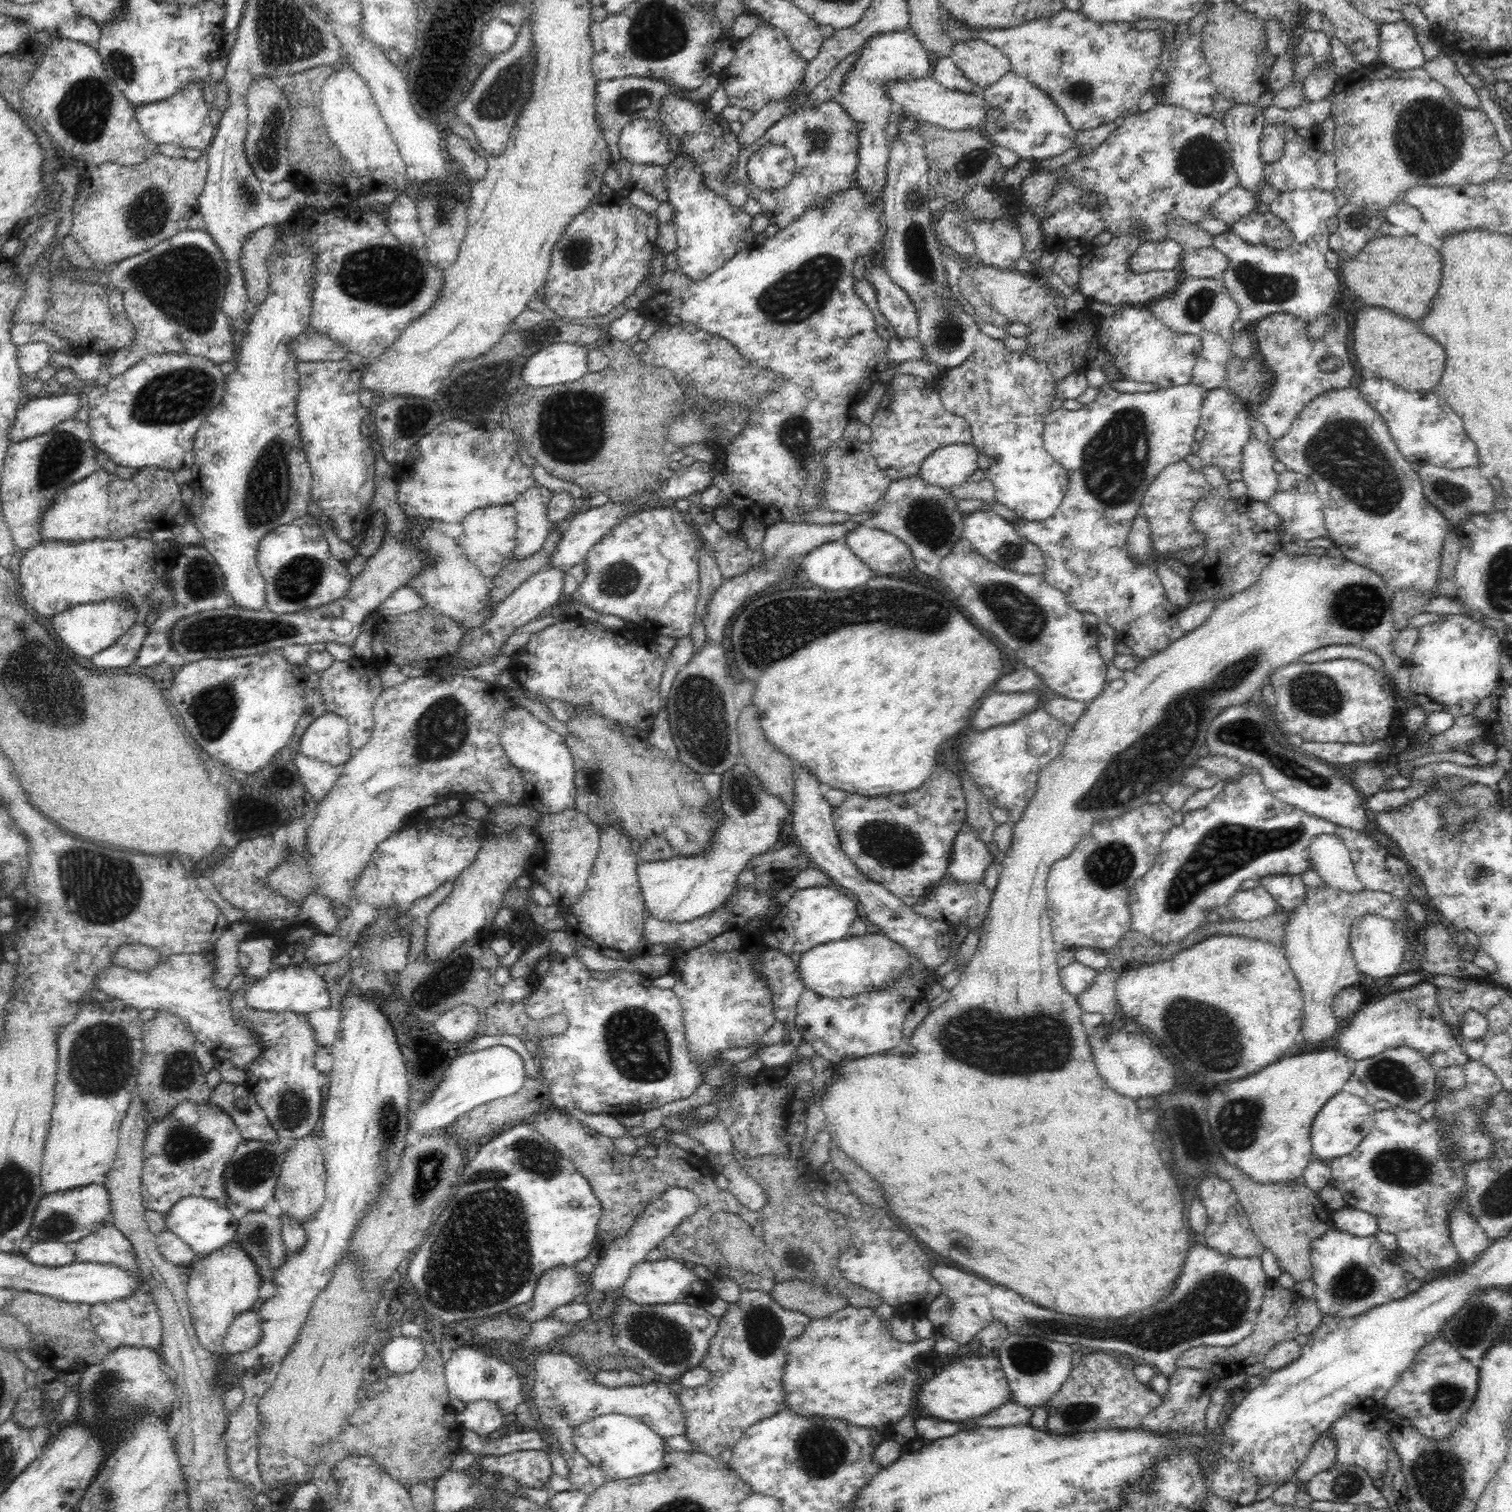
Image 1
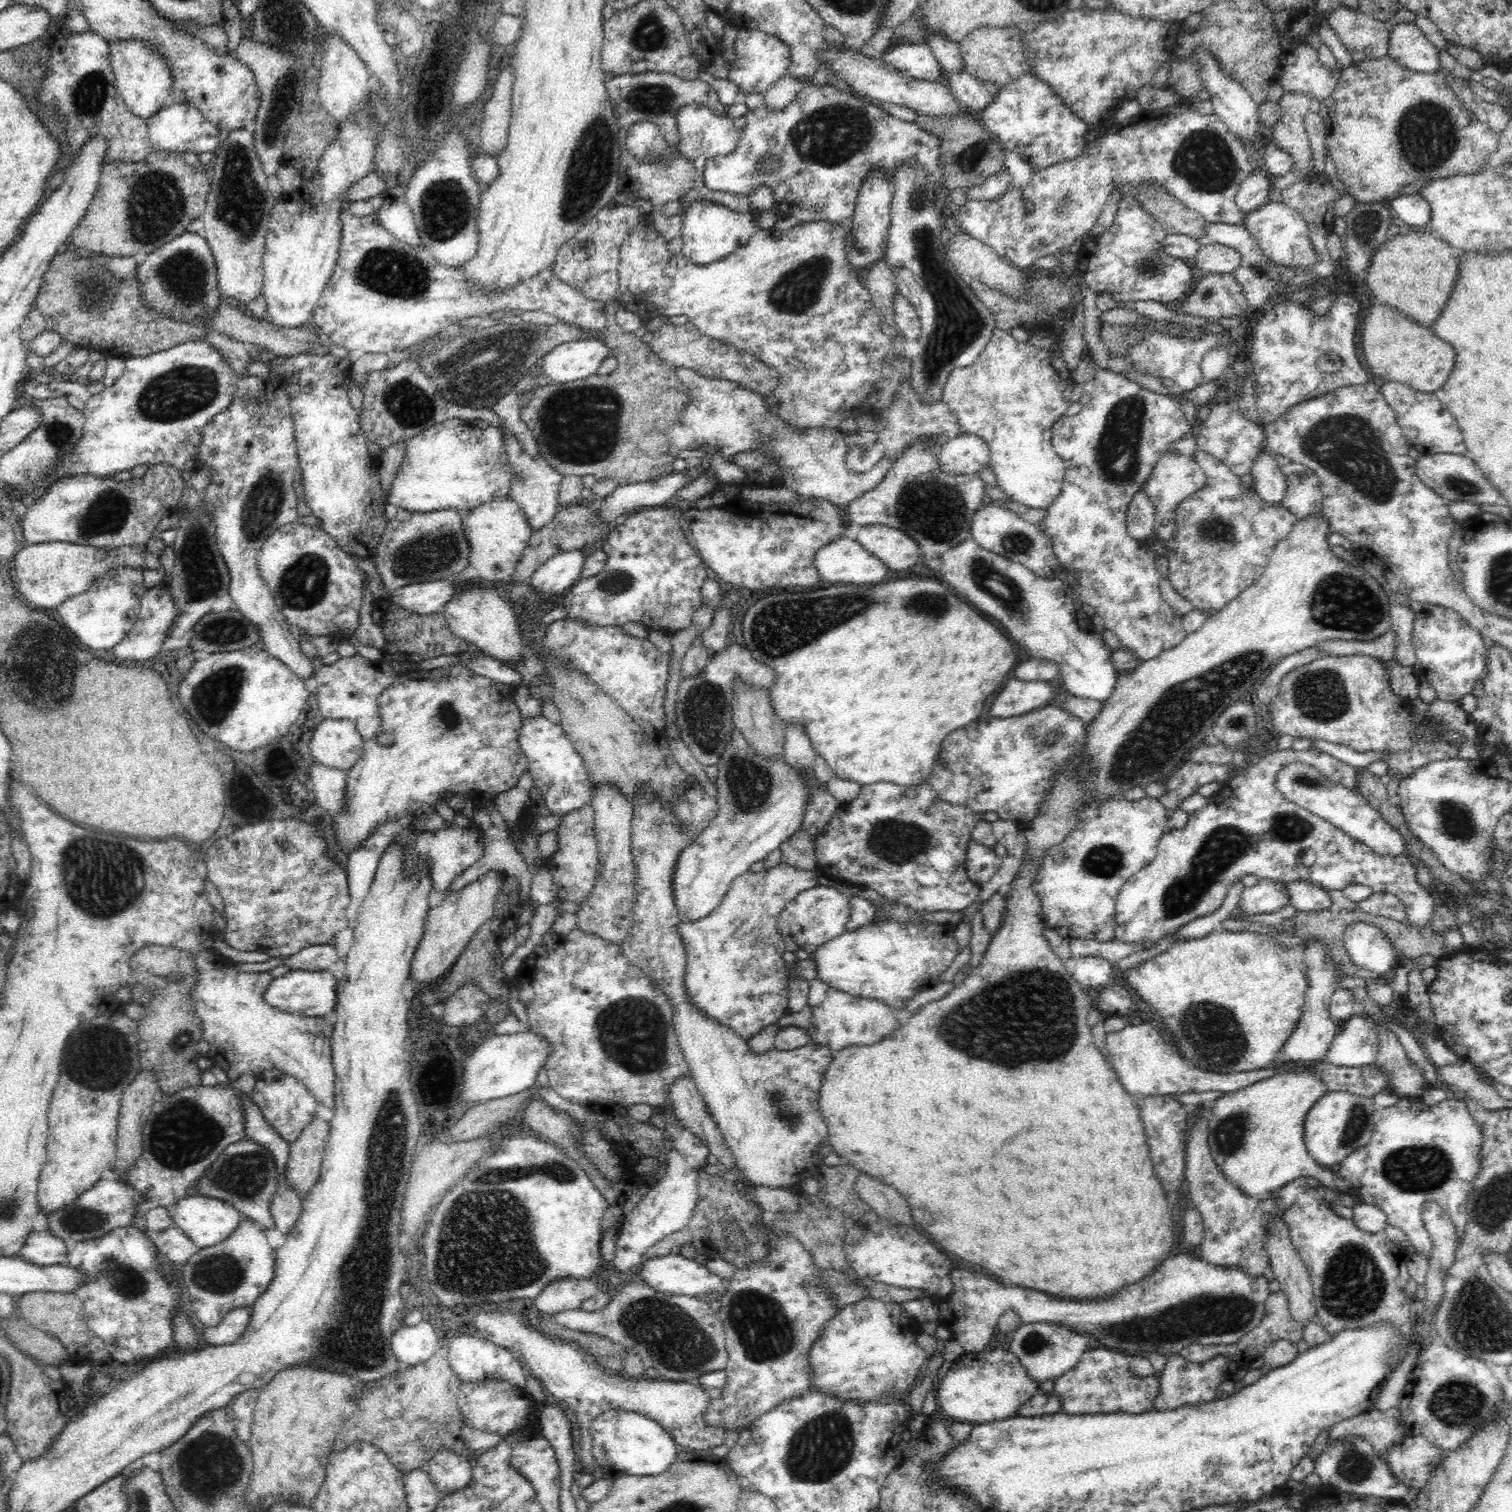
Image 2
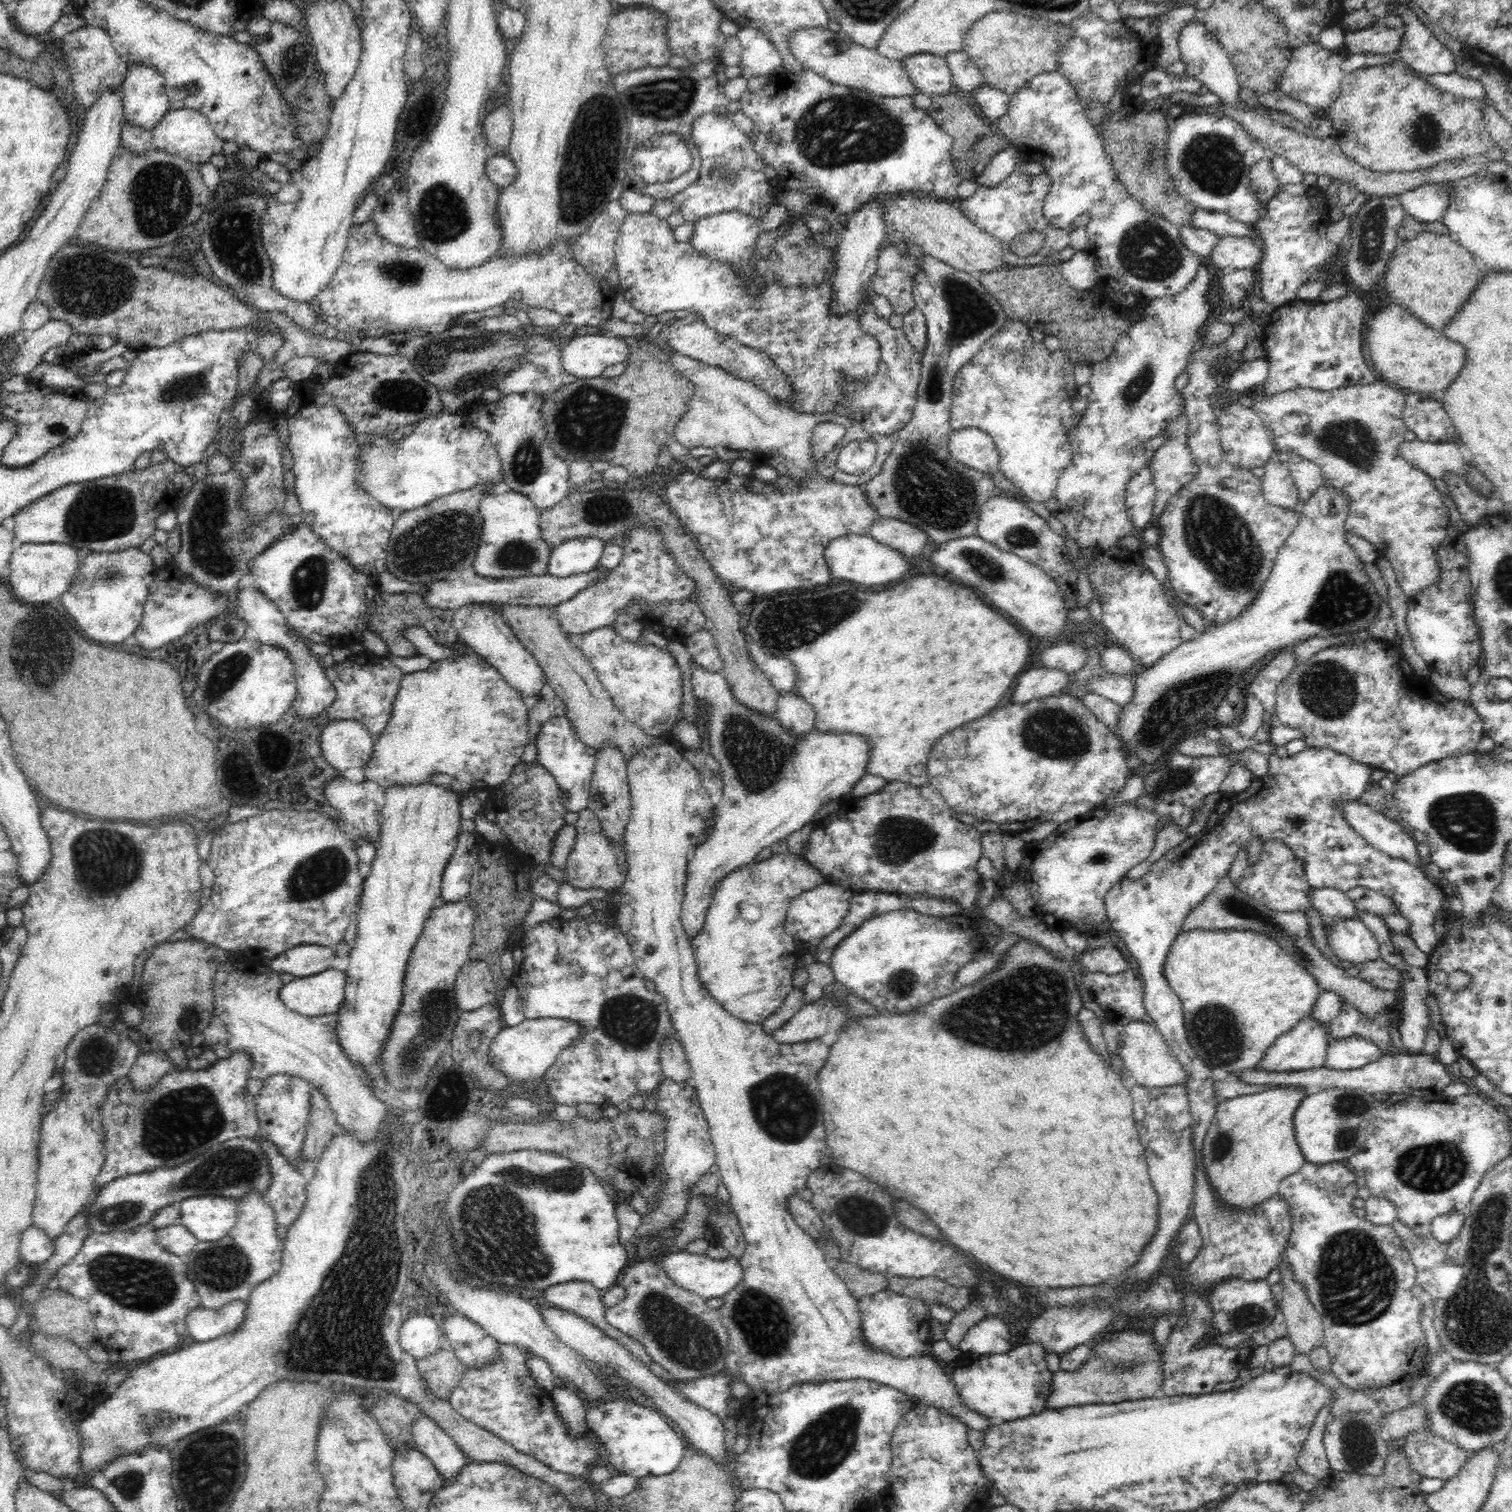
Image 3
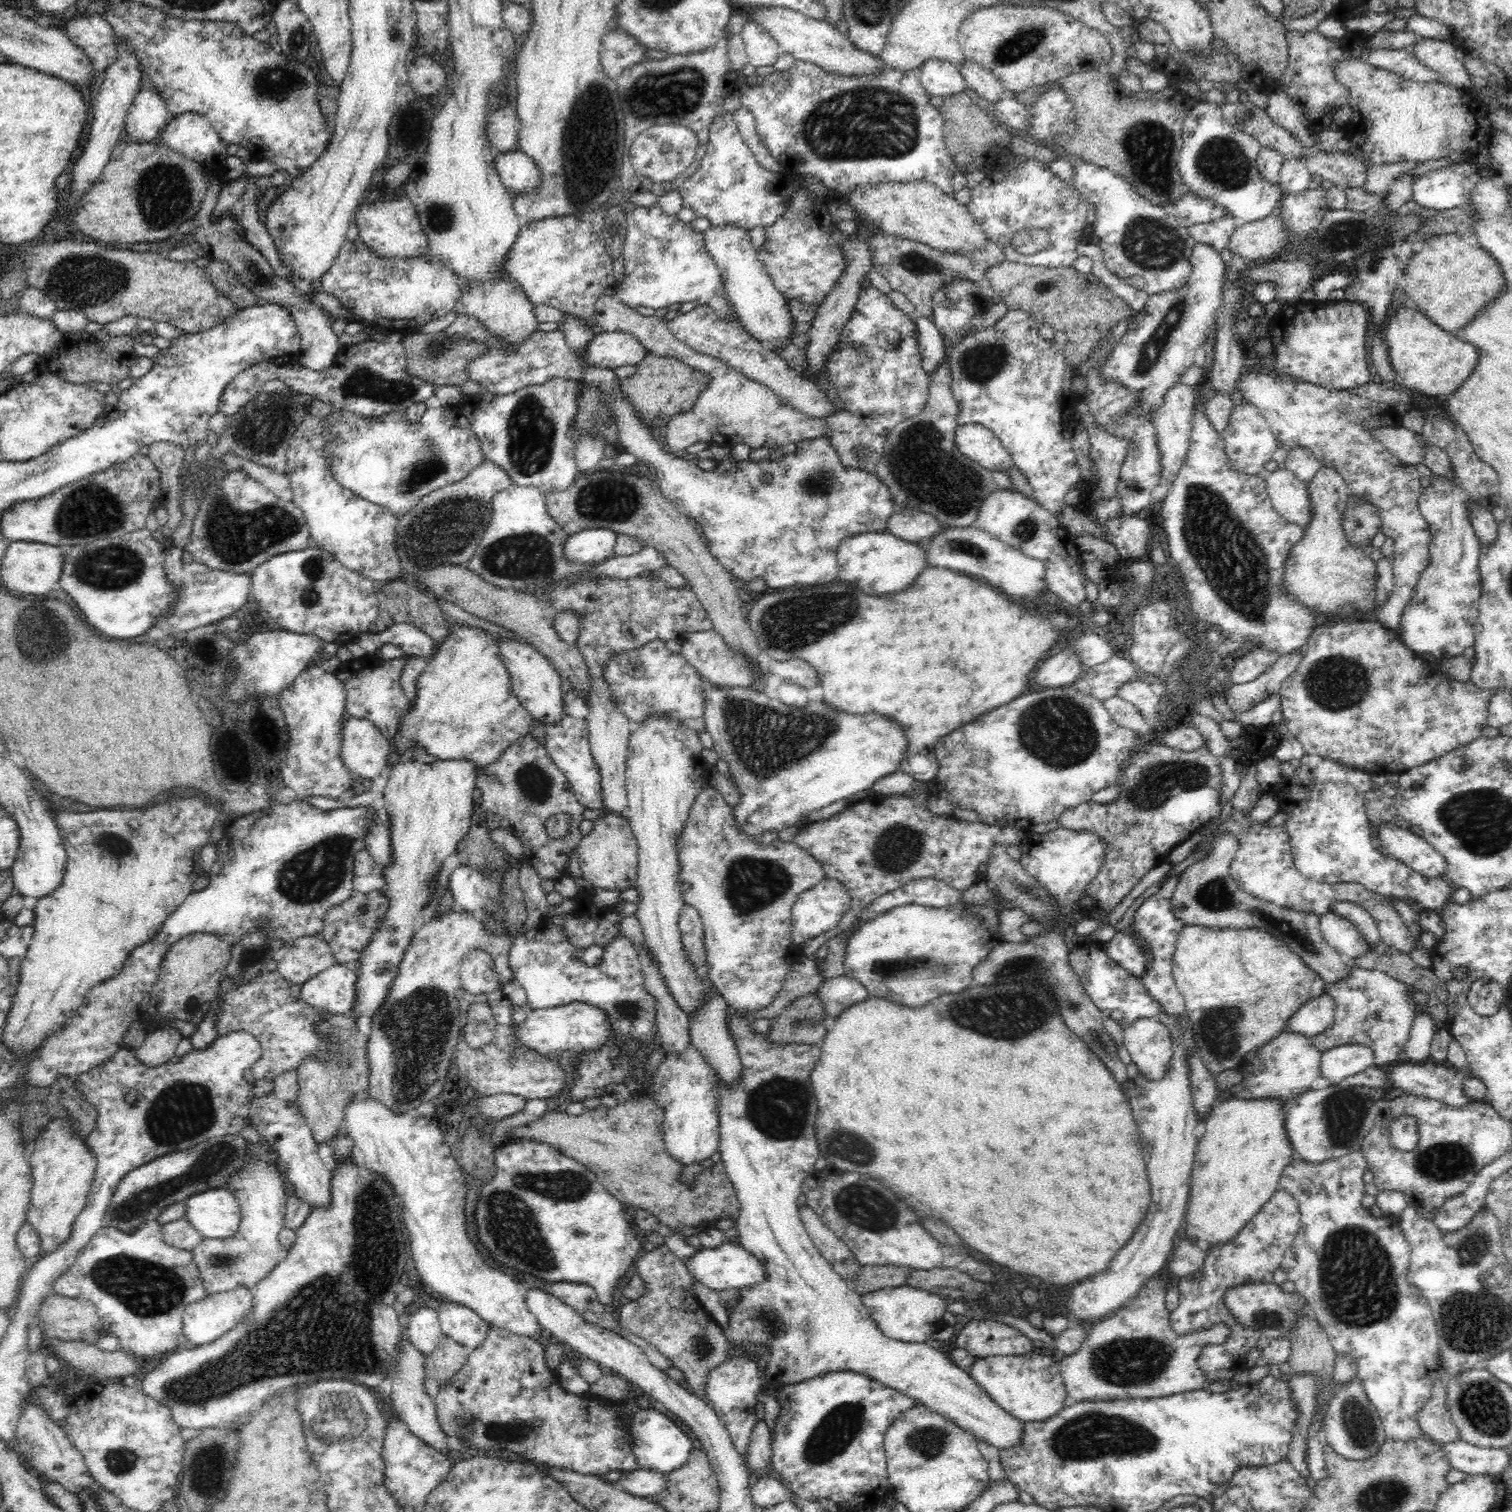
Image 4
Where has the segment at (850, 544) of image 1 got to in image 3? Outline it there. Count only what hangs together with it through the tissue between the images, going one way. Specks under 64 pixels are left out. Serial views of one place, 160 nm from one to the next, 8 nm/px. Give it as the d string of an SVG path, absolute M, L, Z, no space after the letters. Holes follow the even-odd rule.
M895 518L876 519L869 528L869 535L876 542L889 546L910 559L924 550L928 539L926 532L917 526Z

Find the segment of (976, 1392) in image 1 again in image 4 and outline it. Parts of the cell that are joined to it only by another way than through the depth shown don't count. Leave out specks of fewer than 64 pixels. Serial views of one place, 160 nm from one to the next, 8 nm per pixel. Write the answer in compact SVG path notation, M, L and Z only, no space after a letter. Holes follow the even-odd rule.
M1042 1354L977 1358L965 1371L1008 1415L1022 1422L1042 1422L1056 1416L1068 1404L1059 1362Z

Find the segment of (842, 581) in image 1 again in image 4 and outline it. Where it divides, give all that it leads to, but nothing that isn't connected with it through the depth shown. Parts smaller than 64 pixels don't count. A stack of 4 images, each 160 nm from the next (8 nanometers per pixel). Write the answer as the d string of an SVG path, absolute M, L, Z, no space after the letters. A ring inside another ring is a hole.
M886 532L856 533L841 540L836 553L836 582L854 582L866 594L883 595L905 591L928 566L925 544L906 542Z

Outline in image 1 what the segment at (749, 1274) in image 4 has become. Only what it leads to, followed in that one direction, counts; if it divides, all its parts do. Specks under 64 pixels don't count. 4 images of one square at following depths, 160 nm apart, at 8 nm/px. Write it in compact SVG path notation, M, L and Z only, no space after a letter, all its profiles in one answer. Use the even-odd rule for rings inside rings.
M646 1260L633 1266L626 1283L621 1287L624 1298L638 1305L687 1303L703 1307L707 1301L717 1298L709 1281L700 1280L692 1269L686 1269L677 1260Z

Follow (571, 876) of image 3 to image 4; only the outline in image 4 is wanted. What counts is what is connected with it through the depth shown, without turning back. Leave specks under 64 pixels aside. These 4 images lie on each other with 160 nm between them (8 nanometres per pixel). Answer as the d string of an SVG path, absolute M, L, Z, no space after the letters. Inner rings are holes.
M606 814L594 821L592 831L583 836L577 846L580 869L582 869L582 877L589 880L594 888L603 888L606 890L622 891L627 888L633 888L636 884L638 876L638 843L632 827L626 818L621 815Z

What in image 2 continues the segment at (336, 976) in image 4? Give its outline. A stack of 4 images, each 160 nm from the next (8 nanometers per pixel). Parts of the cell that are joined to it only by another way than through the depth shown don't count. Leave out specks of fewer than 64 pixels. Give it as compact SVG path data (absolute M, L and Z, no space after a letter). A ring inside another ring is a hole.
M290 969L284 976L273 978L262 995L263 1001L272 1008L305 1017L330 1017L334 1015L337 1005L337 993L334 992L336 979L332 970L306 971Z

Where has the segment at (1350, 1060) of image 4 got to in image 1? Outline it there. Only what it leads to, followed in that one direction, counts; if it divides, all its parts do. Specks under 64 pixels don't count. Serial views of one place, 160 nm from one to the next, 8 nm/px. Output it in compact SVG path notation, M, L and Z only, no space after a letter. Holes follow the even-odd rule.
M1424 979L1403 990L1397 989L1388 993L1387 996L1384 995L1384 998L1359 1008L1337 1038L1338 1051L1342 1051L1342 1055L1356 1062L1396 1046L1407 1046L1422 1053L1422 1056L1425 1056L1436 1069L1465 1065L1469 1058L1458 1040L1462 1036L1469 1040L1482 1038L1488 1032L1488 1019L1472 1009L1465 1014L1460 1032L1452 1031L1452 1027L1446 1021L1442 1021L1436 992L1437 986L1428 979Z

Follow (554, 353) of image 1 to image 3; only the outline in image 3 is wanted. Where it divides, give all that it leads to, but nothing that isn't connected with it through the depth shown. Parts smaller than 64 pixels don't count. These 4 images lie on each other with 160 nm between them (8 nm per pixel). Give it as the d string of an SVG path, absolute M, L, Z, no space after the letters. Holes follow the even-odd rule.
M603 332L577 336L562 348L562 367L578 380L594 379L614 364L624 364L630 358L630 347L618 337Z

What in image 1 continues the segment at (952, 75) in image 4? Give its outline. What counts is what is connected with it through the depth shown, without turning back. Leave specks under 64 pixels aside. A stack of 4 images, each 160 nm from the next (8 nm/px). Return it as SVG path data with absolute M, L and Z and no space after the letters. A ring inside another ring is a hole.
M908 29L883 32L870 37L870 40L867 40L866 44L857 50L857 53L858 60L855 60L851 69L845 74L842 86L839 88L837 101L858 125L857 185L866 192L870 201L874 199L880 201L883 188L887 183L887 162L891 145L886 132L891 128L889 118L895 110L884 86L888 80L906 82L906 80L928 77L932 62L928 58L928 52L924 45Z

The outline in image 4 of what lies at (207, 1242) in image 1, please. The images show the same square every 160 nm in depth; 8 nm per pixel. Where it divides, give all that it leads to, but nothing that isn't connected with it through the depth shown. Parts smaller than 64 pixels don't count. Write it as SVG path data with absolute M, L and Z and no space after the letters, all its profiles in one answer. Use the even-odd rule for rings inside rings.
M212 1188L189 1196L185 1201L185 1216L203 1239L228 1238L238 1230L241 1211L230 1189Z

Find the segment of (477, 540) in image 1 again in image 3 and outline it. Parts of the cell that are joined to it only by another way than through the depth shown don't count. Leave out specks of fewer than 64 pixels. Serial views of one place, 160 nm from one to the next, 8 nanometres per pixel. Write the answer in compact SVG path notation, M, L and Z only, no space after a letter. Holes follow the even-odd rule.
M509 490L500 495L484 495L479 506L479 515L483 518L482 536L472 564L476 574L487 579L546 574L552 547L540 536L540 513L534 503L519 492Z

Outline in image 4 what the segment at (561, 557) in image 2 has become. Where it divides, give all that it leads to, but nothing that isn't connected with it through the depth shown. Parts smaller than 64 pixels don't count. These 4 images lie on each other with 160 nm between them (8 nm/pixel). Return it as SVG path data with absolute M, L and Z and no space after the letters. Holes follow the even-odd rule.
M590 528L570 534L563 548L564 560L596 564L613 556L617 533L606 528Z

